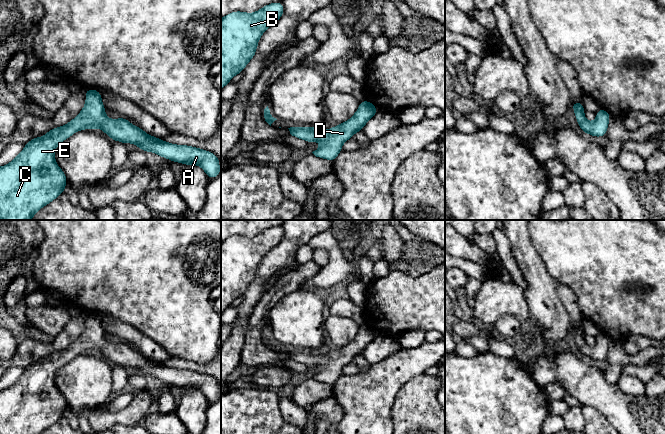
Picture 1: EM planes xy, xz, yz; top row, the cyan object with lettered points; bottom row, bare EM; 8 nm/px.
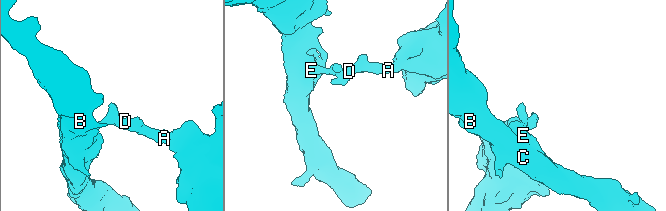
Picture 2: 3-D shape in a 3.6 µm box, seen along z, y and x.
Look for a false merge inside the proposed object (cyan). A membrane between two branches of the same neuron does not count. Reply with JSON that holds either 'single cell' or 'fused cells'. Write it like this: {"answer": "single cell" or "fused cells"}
{"answer": "single cell"}

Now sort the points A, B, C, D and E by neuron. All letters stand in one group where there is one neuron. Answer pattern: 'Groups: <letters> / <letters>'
Groups: A B C D E

